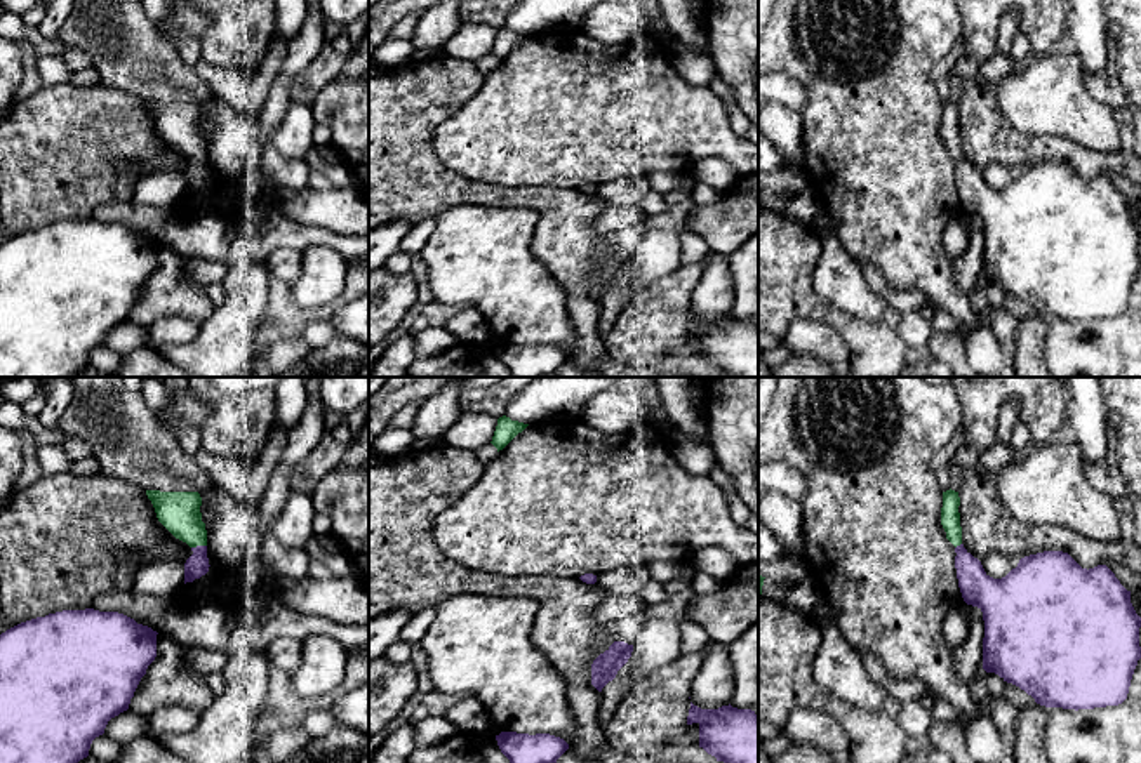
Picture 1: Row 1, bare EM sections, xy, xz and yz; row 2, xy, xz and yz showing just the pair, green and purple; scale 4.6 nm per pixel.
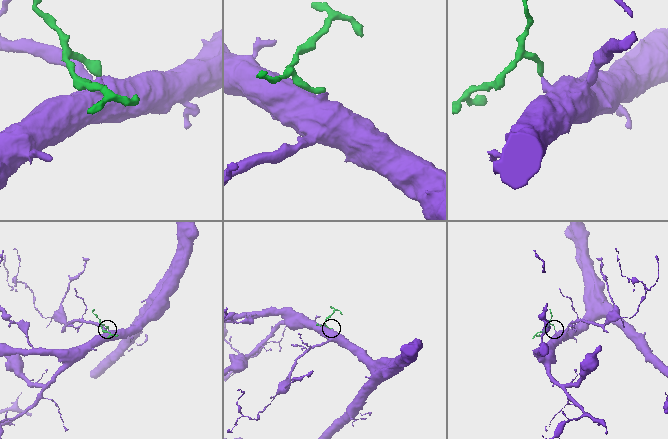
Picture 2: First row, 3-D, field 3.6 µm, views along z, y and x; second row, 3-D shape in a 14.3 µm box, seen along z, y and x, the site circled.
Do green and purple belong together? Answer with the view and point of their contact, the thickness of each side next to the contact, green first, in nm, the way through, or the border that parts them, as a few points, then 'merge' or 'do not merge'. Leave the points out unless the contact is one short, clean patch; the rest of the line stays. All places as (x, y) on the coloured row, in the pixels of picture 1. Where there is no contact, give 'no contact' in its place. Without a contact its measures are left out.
xy (199, 544) | 190/110 nm | across xy (180, 513), (199, 544), (197, 565) | merge

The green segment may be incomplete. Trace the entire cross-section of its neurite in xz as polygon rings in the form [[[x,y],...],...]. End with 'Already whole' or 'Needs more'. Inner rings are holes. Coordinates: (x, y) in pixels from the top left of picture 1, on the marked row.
[[[503,415],[497,419],[497,426],[492,436],[492,445],[503,450],[518,433],[522,433],[529,424],[511,421],[510,417]]]. Already whole

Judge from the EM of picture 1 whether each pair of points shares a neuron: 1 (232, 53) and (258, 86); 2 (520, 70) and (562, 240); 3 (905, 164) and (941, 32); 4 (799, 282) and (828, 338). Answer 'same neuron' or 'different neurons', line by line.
1: different neurons
2: different neurons
3: same neuron
4: different neurons

